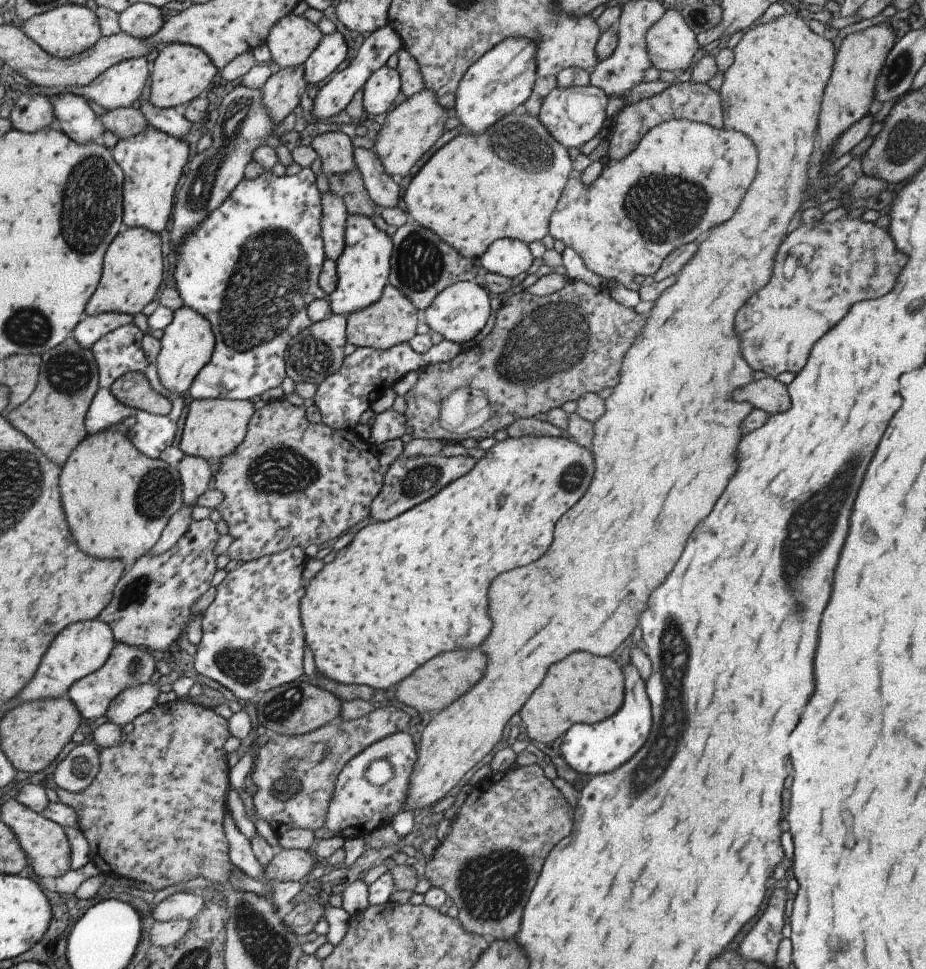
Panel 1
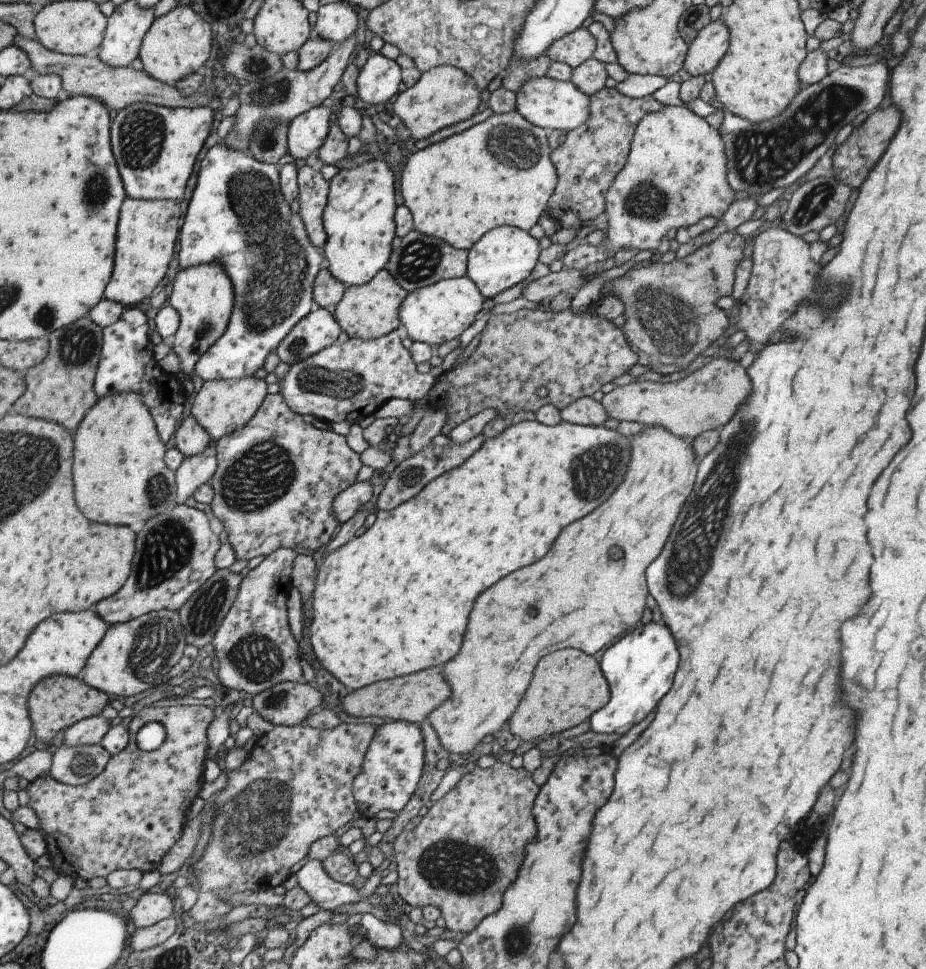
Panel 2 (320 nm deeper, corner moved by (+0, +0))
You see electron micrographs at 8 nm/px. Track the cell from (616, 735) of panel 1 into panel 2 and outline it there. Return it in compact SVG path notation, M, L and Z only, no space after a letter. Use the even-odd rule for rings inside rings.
M661 622L637 623L634 629L611 644L599 658L610 692L609 700L591 718L591 730L596 733L625 734L633 724L645 718L659 698L671 688L671 680L677 668L677 648L671 632Z

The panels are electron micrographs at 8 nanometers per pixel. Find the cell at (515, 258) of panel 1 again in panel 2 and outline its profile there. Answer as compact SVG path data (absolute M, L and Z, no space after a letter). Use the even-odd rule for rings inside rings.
M507 225L492 228L468 248L466 277L475 284L484 299L492 298L529 276L537 262L539 251L538 240L527 231Z

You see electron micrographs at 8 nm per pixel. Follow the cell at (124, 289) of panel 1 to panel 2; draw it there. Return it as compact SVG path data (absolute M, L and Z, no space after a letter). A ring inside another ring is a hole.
M125 196L121 203L114 242L110 279L103 298L118 302L125 308L135 307L143 298L150 298L173 258L173 243L178 234L179 217L184 207L171 199L136 199Z

